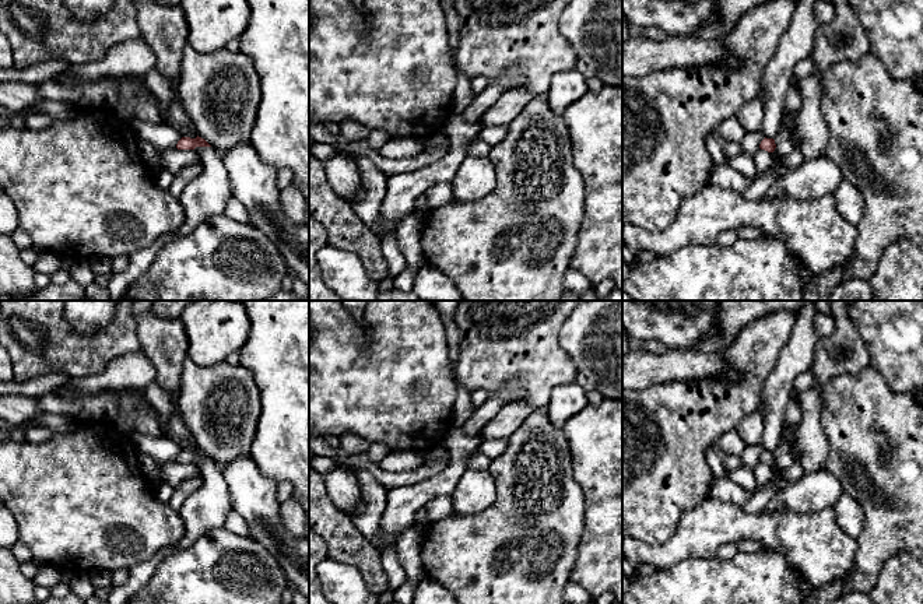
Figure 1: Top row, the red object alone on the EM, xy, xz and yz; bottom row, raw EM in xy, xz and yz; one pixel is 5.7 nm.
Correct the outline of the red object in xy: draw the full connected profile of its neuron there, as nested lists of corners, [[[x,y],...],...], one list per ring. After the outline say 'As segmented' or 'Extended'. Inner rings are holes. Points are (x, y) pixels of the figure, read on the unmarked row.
[[[199,449],[196,452],[182,450],[176,457],[178,463],[194,463],[196,460],[211,460],[211,459]]]. As segmented

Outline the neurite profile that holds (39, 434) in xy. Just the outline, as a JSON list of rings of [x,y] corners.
[[[35,425],[32,432],[28,435],[28,438],[34,443],[43,443],[48,439],[50,439],[52,435],[53,435],[53,432],[49,428],[41,426],[41,425]]]

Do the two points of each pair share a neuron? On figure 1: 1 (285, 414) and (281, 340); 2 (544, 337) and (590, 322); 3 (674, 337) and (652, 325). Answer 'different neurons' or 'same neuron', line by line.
1: same neuron
2: different neurons
3: same neuron

